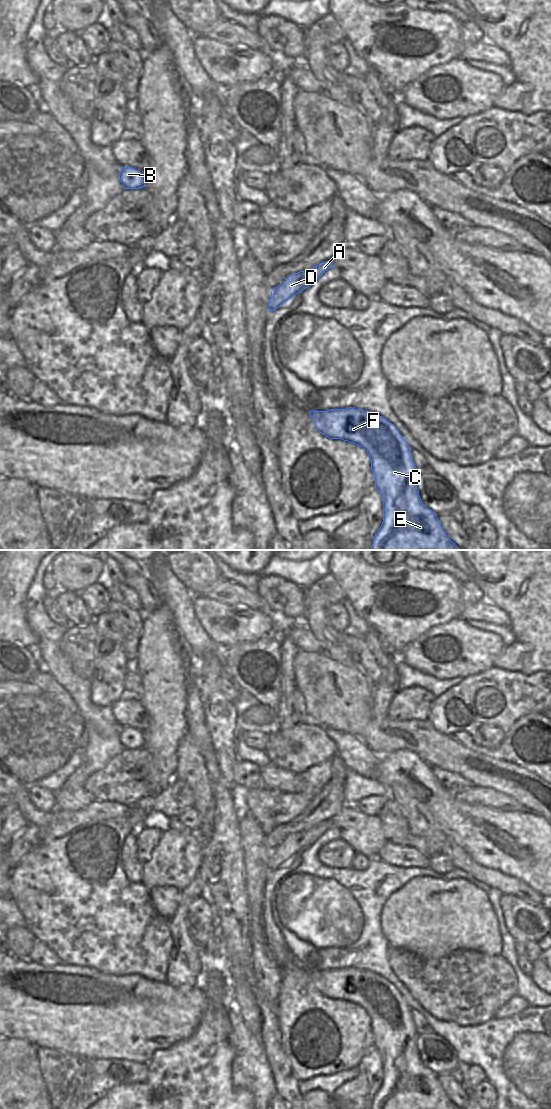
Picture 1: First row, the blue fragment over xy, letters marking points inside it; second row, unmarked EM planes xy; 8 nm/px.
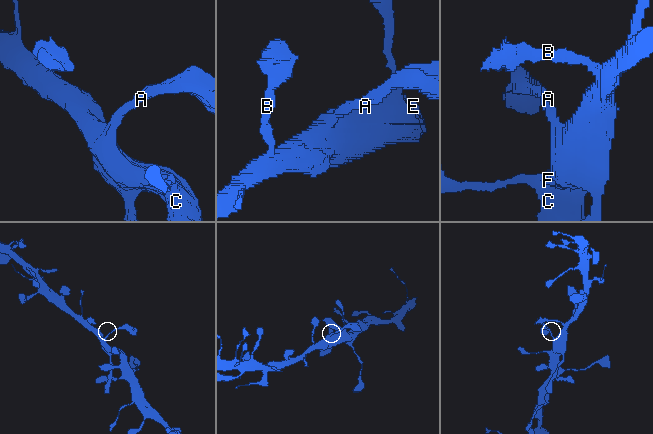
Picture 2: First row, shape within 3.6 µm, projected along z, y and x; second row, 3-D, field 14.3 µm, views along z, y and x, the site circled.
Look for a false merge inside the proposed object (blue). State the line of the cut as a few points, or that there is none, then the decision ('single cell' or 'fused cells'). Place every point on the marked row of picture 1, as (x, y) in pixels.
cut none; single cell

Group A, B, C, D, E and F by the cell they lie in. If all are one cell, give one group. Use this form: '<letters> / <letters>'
A B C D E F

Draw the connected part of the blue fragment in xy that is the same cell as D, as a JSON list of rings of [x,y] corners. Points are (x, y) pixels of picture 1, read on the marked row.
[[[332,261],[320,263],[306,271],[300,271],[287,277],[280,285],[271,291],[269,312],[278,309],[282,303],[301,293],[304,289],[313,285],[328,269],[334,267]]]

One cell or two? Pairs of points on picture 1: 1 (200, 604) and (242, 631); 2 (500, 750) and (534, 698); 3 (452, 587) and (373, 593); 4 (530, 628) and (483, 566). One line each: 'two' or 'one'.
1: one
2: two
3: one
4: one

